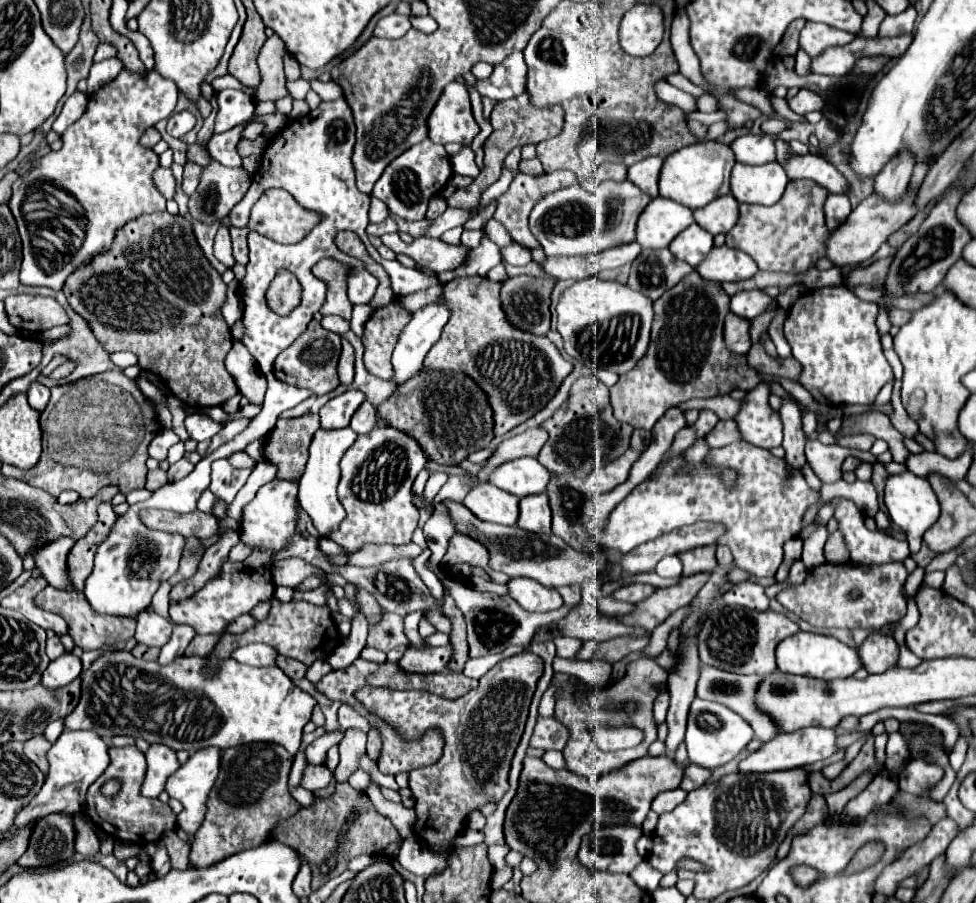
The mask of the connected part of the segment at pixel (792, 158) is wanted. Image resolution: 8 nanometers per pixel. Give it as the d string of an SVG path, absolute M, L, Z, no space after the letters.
M781 138L775 140L775 148L777 148L777 162L783 166L783 170L787 172L787 176L791 180L811 178L817 184L825 186L831 194L847 194L849 192L849 182L839 174L839 170L835 170L835 166L831 162L823 160L821 156L791 154L789 144Z

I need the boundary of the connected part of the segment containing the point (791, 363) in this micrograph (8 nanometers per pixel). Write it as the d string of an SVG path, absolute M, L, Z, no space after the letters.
M757 342L755 346L751 346L749 354L749 364L759 370L763 376L769 376L769 380L777 378L777 376L785 376L789 380L797 380L799 372L801 372L801 364L789 356L789 358L779 358L779 356L769 356L765 352L765 348L761 346L761 342Z

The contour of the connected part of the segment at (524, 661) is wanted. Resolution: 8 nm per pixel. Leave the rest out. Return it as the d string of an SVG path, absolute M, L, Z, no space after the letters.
M521 652L499 660L479 678L479 686L457 700L439 698L425 690L387 690L365 686L357 698L385 722L389 722L405 740L421 738L429 728L441 728L445 738L439 762L409 772L409 786L415 796L415 834L427 842L433 852L443 852L463 830L469 812L485 802L499 802L509 790L507 772L521 740L529 704L543 674L543 660L533 652Z

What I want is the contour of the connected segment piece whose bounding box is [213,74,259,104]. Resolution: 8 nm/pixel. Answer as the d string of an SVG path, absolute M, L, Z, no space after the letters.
M219 76L219 78L215 78L215 82L213 82L213 88L219 92L219 90L225 90L225 88L233 88L233 90L241 90L241 92L245 92L247 96L251 96L253 100L255 100L255 104L259 102L257 100L257 96L255 96L255 92L253 92L253 88L249 88L249 86L245 86L245 84L241 84L237 78L233 78L233 76Z

